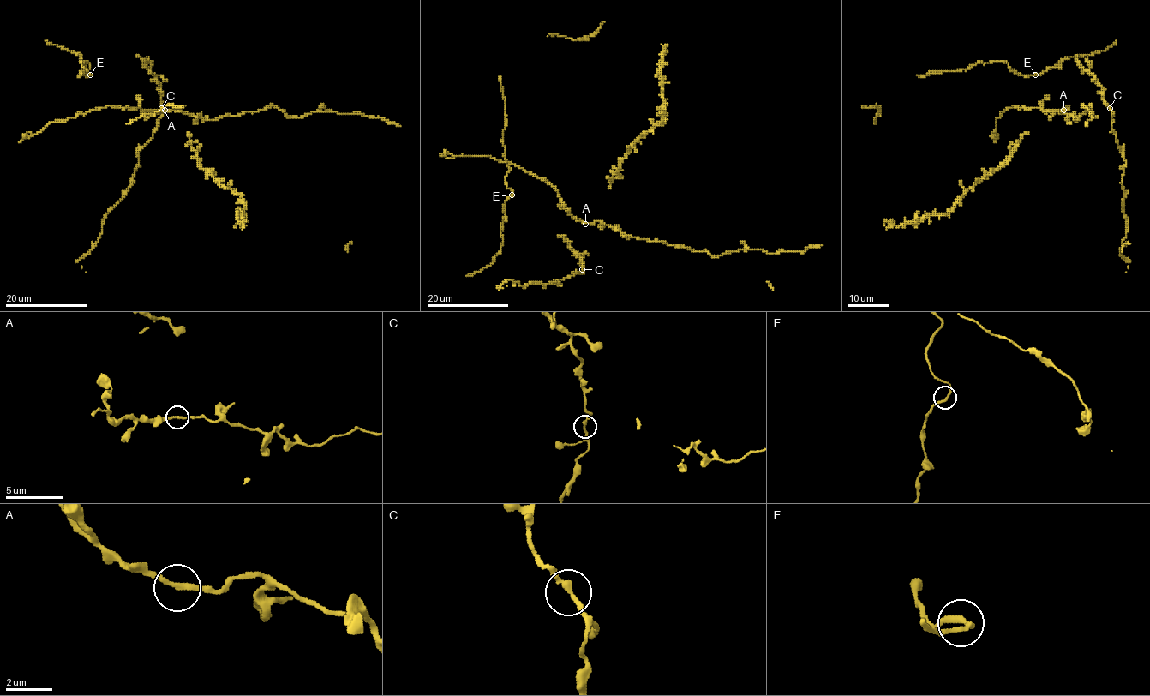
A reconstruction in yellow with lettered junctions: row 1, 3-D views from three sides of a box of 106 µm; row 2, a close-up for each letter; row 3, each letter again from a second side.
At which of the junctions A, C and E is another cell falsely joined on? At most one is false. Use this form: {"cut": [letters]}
{"cut": []}

